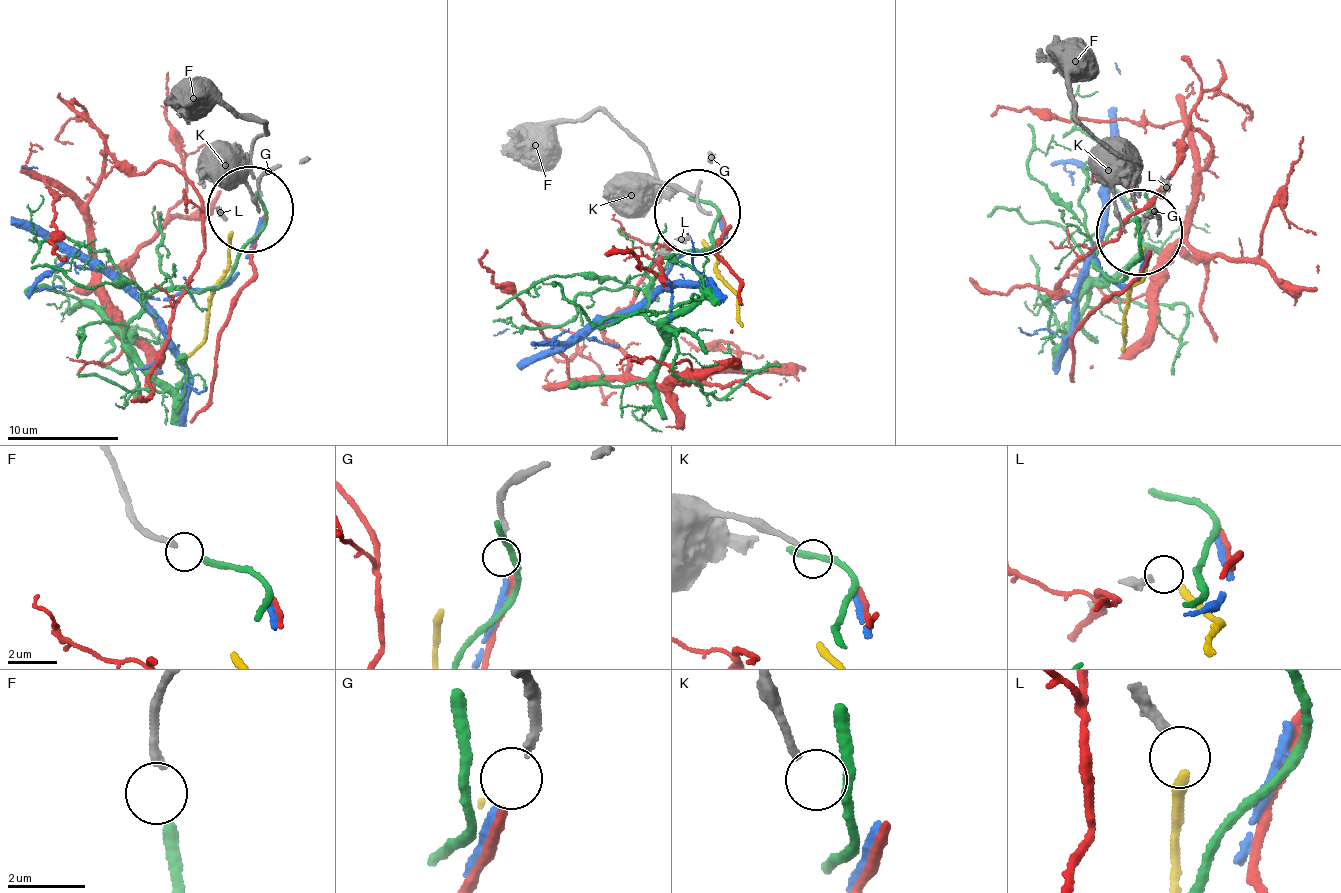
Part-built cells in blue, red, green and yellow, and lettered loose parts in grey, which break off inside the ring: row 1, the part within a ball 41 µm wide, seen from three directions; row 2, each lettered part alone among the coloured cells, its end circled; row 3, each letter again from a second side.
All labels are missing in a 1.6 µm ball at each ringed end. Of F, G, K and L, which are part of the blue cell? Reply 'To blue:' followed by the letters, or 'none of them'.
To blue: none of them

